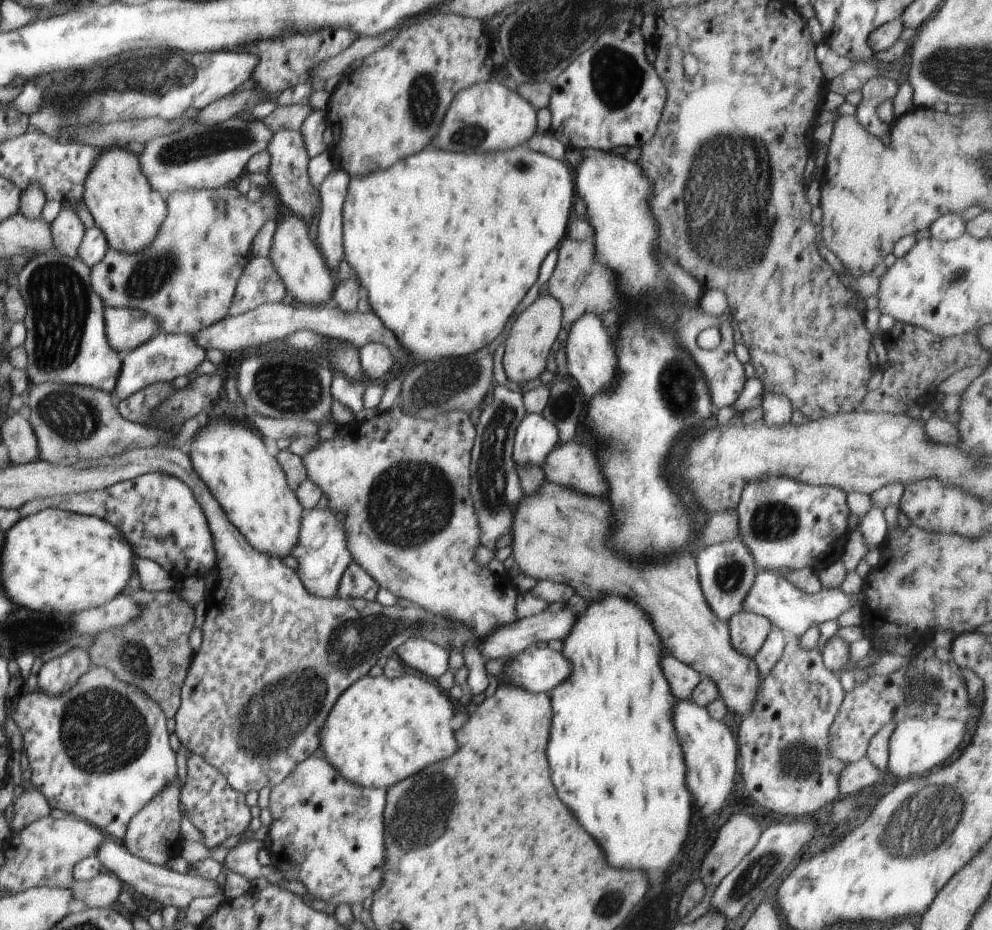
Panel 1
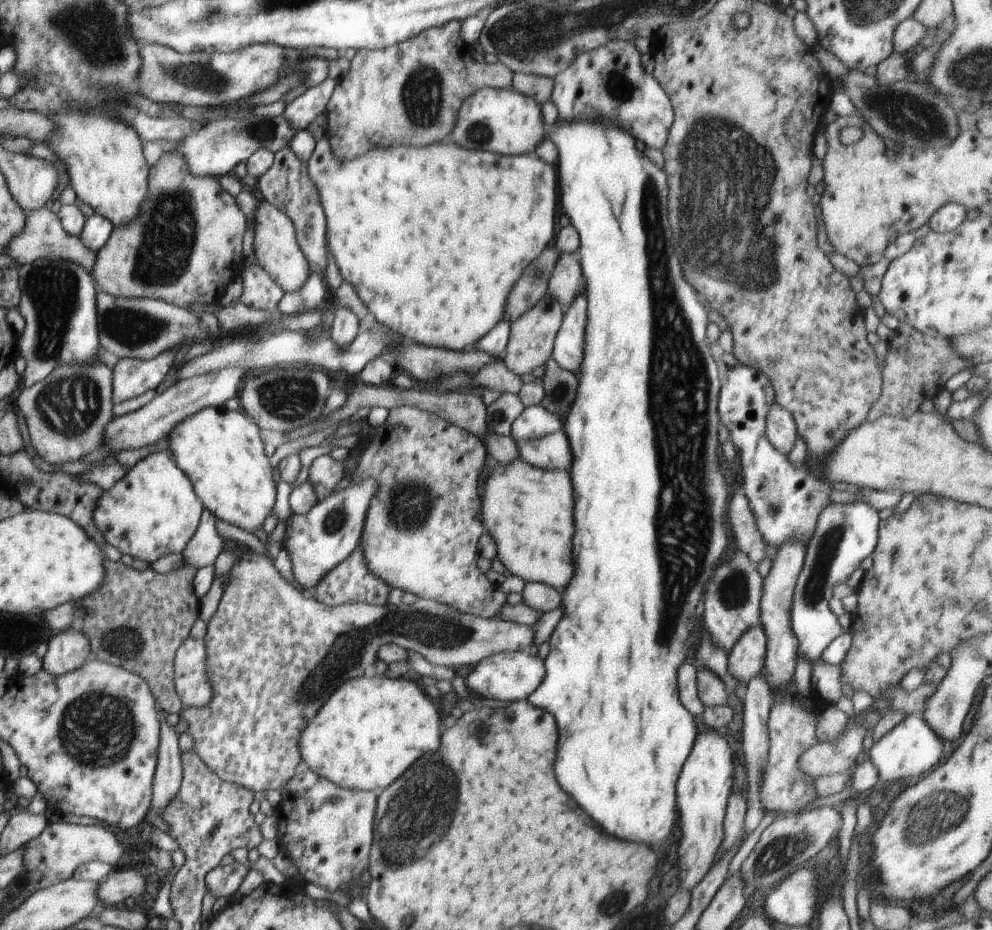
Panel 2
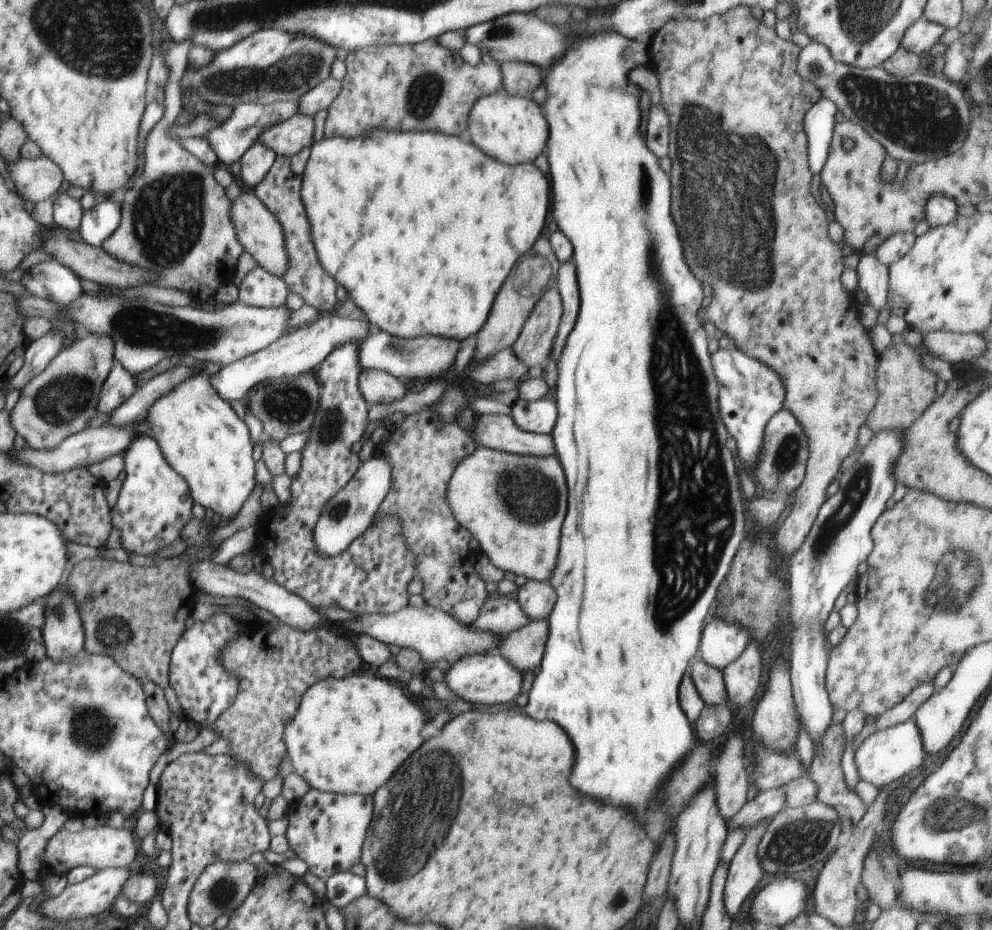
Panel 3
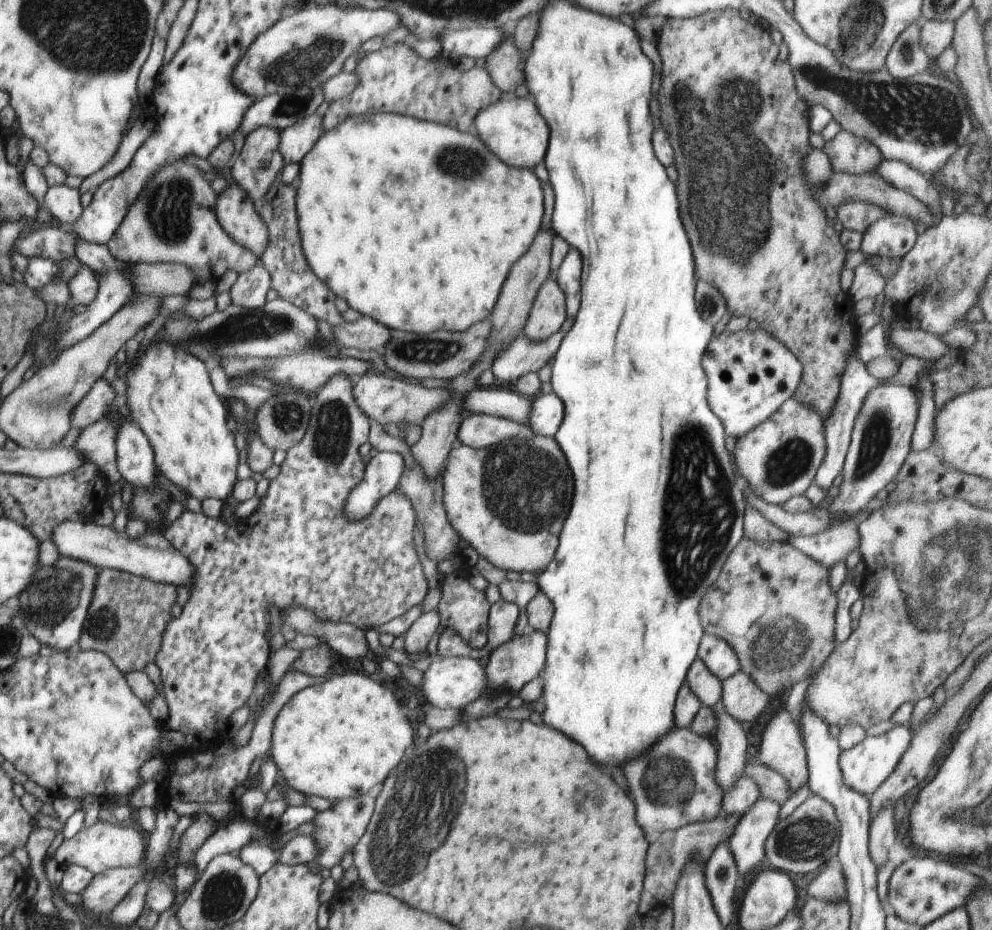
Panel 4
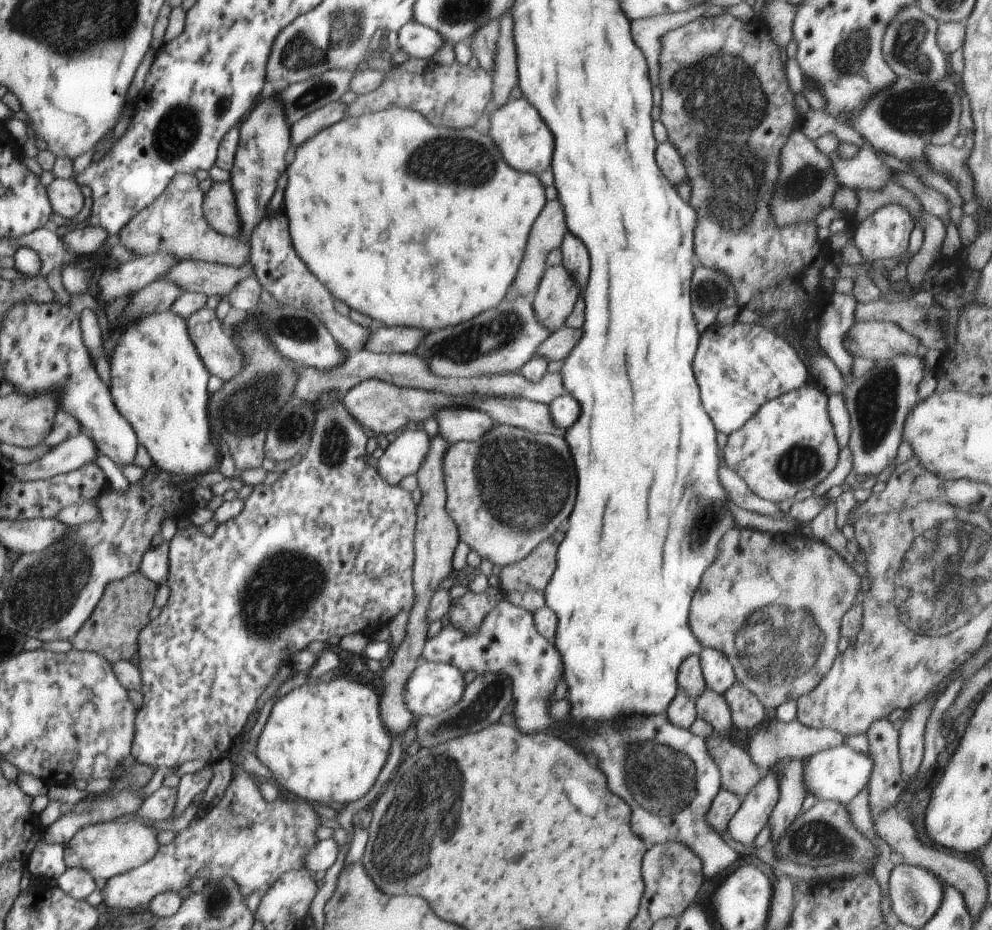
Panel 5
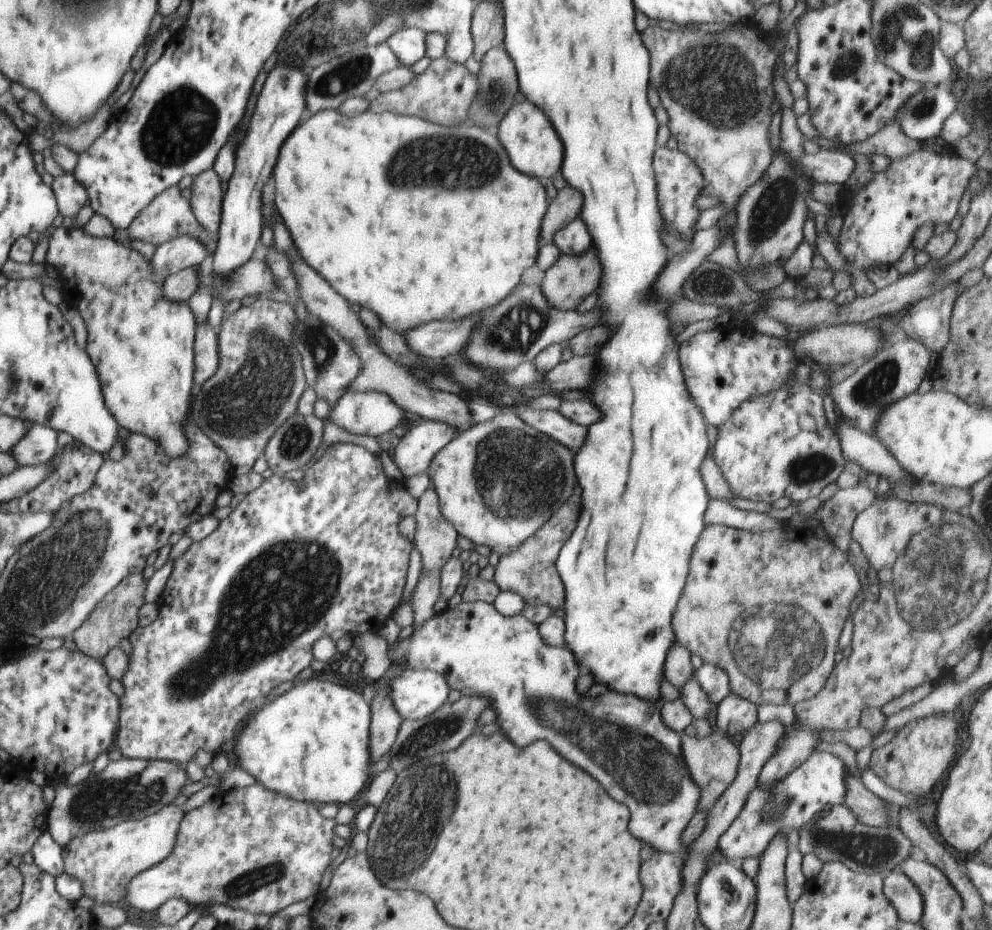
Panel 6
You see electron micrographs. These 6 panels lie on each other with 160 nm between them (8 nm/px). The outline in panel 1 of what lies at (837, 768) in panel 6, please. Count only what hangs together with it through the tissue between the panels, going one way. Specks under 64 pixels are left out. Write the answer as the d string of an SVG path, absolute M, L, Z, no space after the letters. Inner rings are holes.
M909 717L895 726L889 740L889 758L886 771L898 778L916 777L942 767L958 756L958 746L964 740L966 726L956 718Z

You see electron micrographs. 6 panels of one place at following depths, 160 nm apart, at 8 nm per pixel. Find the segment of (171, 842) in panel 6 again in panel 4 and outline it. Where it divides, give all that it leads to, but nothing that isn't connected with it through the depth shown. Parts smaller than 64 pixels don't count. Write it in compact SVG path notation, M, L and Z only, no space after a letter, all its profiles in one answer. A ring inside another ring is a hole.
M98 821L90 827L81 828L72 838L63 840L54 857L62 869L70 865L80 865L97 875L108 869L139 865L146 856L146 850L147 845L138 830Z

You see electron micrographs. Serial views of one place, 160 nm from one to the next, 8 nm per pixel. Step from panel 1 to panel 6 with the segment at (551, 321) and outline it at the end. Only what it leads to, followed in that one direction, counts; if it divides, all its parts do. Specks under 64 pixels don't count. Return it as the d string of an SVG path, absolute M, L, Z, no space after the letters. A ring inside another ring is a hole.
M590 248L588 252L579 255L560 255L558 260L545 270L545 276L541 282L541 289L546 300L557 309L563 311L576 309L600 286L600 276L602 276L602 266L596 254L596 248Z

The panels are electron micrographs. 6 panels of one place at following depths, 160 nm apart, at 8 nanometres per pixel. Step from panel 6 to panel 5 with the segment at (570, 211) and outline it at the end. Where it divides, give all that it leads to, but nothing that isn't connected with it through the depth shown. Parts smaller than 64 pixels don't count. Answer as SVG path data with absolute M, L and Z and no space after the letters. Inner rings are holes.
M548 200L531 228L527 249L515 276L514 285L520 295L533 297L539 280L547 267L546 259L551 250L560 248L566 224L562 204L556 200Z

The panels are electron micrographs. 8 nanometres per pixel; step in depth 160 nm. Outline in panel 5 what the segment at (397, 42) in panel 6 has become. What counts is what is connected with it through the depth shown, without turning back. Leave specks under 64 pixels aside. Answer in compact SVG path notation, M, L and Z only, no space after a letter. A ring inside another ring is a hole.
M416 20L408 21L396 32L400 51L412 58L430 58L442 45L442 37Z

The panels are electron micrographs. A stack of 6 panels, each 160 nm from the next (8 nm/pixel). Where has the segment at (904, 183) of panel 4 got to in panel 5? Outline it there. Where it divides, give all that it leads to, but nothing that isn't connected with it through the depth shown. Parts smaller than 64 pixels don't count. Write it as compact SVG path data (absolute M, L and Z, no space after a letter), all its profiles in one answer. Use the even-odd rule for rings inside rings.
M862 148L853 157L830 155L831 167L837 182L849 189L869 188L883 190L889 181L891 170L880 160L874 149Z

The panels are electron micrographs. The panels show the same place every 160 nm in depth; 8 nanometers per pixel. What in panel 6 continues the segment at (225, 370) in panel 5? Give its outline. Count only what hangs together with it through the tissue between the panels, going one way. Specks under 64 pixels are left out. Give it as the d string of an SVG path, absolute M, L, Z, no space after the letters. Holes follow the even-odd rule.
M207 322L197 324L193 344L195 383L204 384L215 372L219 363L218 358L218 328L212 328Z

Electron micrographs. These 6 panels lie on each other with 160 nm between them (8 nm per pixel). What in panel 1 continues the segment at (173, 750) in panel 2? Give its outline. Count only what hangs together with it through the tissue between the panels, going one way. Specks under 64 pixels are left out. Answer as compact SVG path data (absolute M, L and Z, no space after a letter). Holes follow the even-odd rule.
M176 777L165 786L164 790L149 800L149 803L139 810L138 814L132 817L124 836L124 844L130 854L158 866L165 866L167 858L169 862L174 856L178 856L182 842L182 838L178 834L183 814L179 801L181 788L180 779Z

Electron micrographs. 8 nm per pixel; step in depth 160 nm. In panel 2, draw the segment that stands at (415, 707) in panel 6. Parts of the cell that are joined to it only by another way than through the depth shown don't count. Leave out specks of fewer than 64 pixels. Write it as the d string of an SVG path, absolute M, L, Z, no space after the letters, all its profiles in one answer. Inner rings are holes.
M504 651L477 662L465 678L465 686L482 699L524 701L545 678L545 662L524 651Z

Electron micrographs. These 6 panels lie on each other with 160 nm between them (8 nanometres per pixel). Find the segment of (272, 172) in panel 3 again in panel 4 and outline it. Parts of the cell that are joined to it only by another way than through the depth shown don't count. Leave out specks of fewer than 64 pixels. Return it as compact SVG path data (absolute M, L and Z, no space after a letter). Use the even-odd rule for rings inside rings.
M278 176L260 204L256 204L257 213L262 217L269 230L269 243L259 256L258 262L262 263L263 267L269 272L271 288L276 290L278 297L305 310L316 320L328 322L334 328L341 325L344 320L342 314L338 312L334 305L336 295L323 280L320 280L312 272L303 253L297 225L296 195L296 187L284 184Z

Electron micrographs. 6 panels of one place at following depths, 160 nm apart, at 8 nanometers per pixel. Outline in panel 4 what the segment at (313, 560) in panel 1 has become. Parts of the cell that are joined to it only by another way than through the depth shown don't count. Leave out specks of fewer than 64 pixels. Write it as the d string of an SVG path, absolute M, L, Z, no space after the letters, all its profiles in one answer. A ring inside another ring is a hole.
M380 451L372 457L365 465L363 479L348 495L345 517L353 521L367 517L382 497L398 488L404 470L404 457L398 451Z

